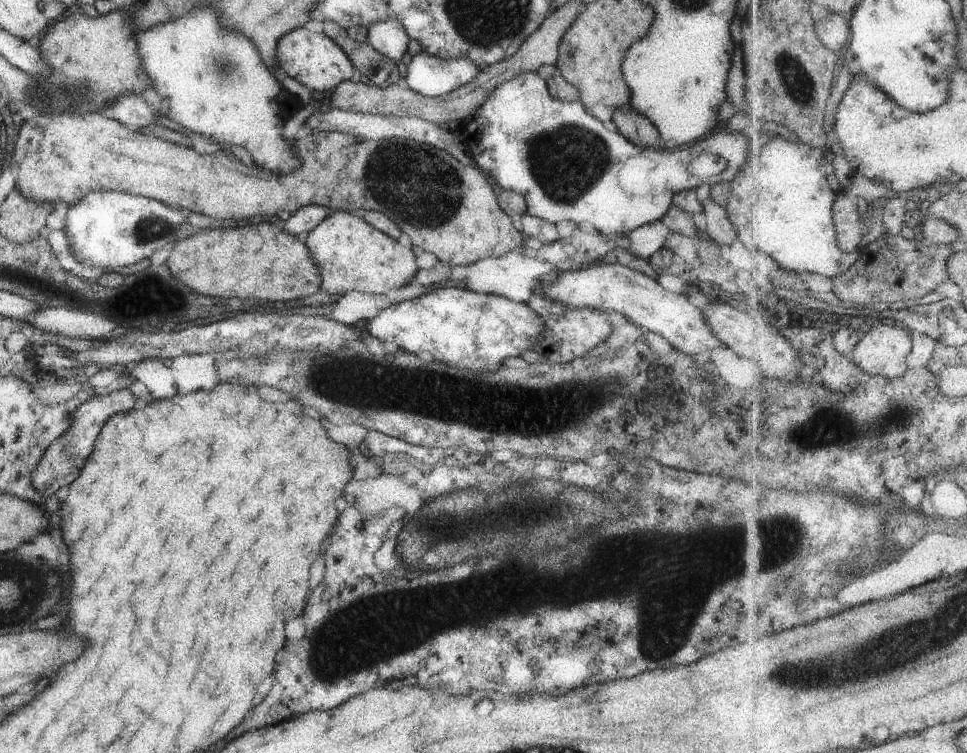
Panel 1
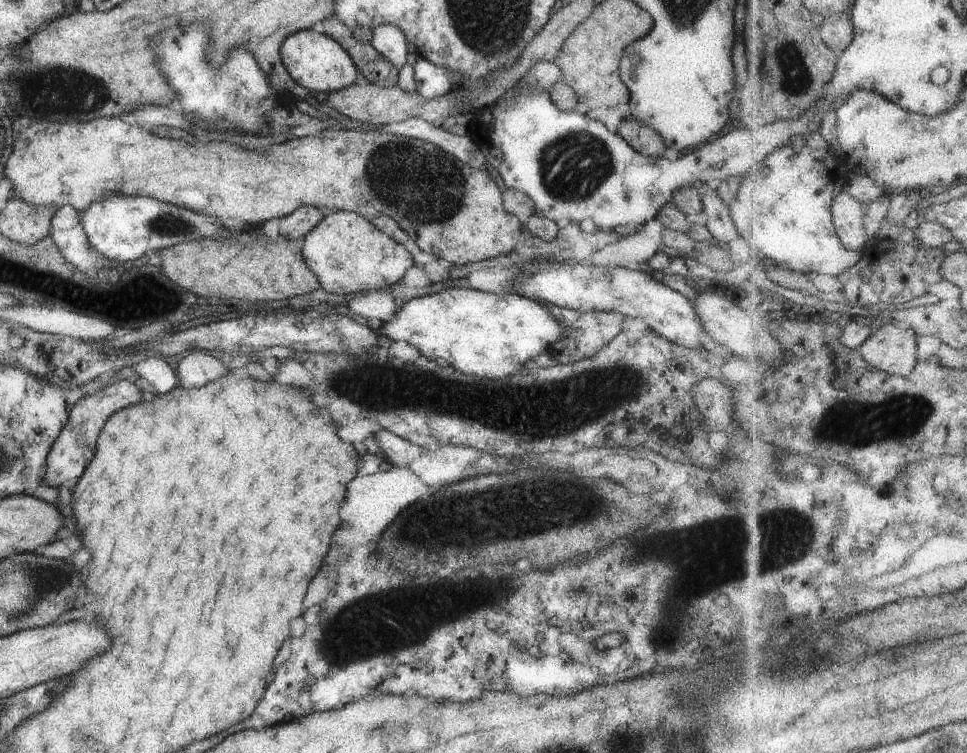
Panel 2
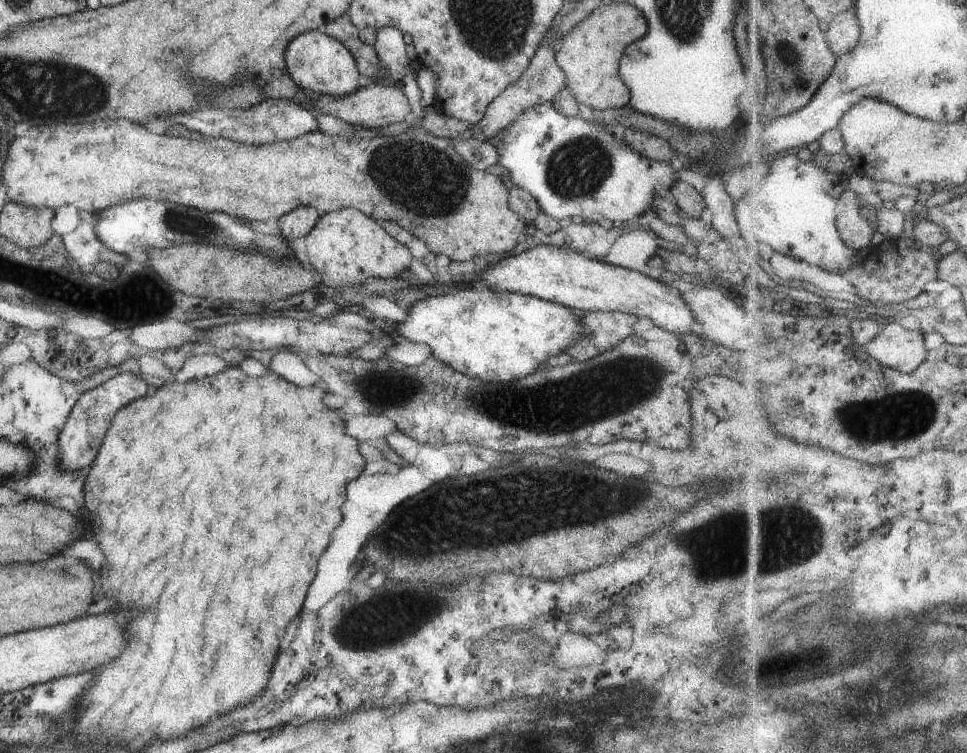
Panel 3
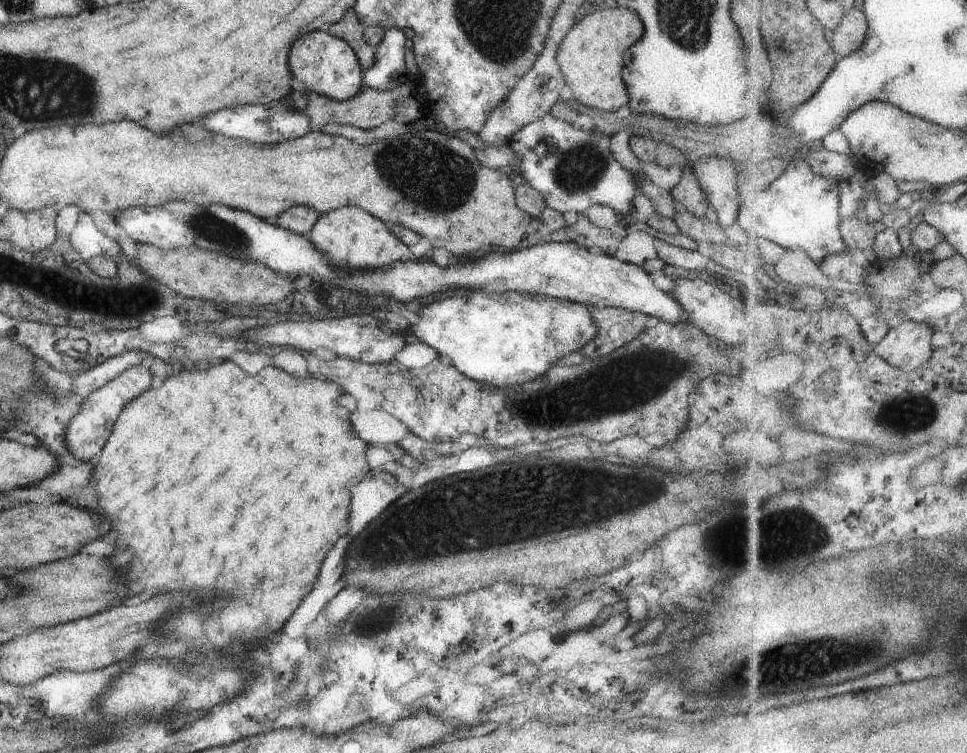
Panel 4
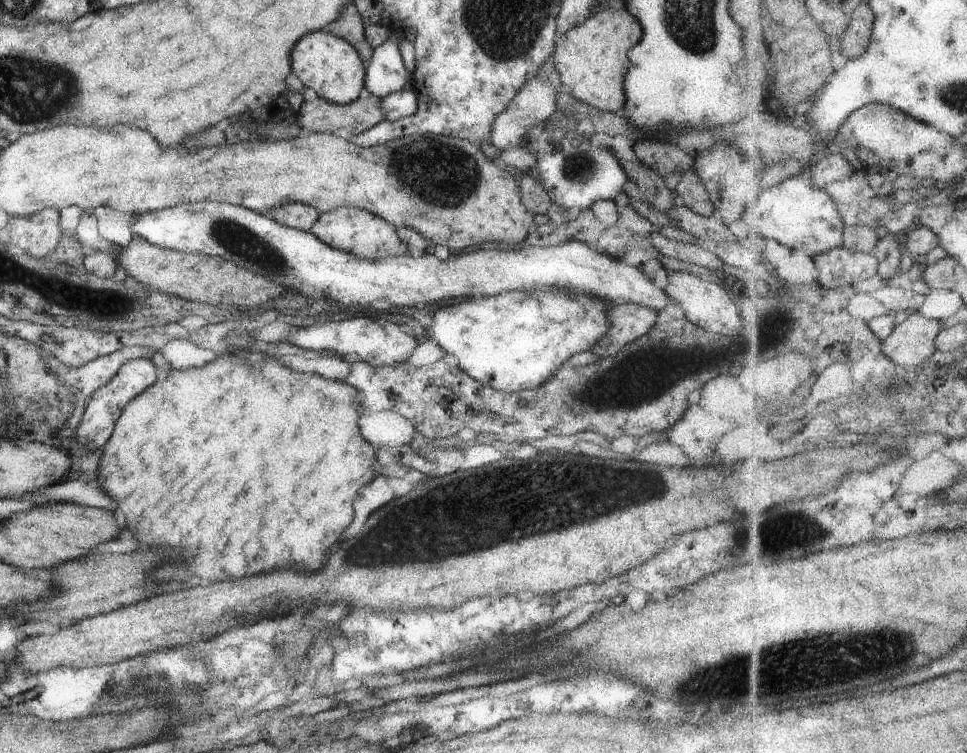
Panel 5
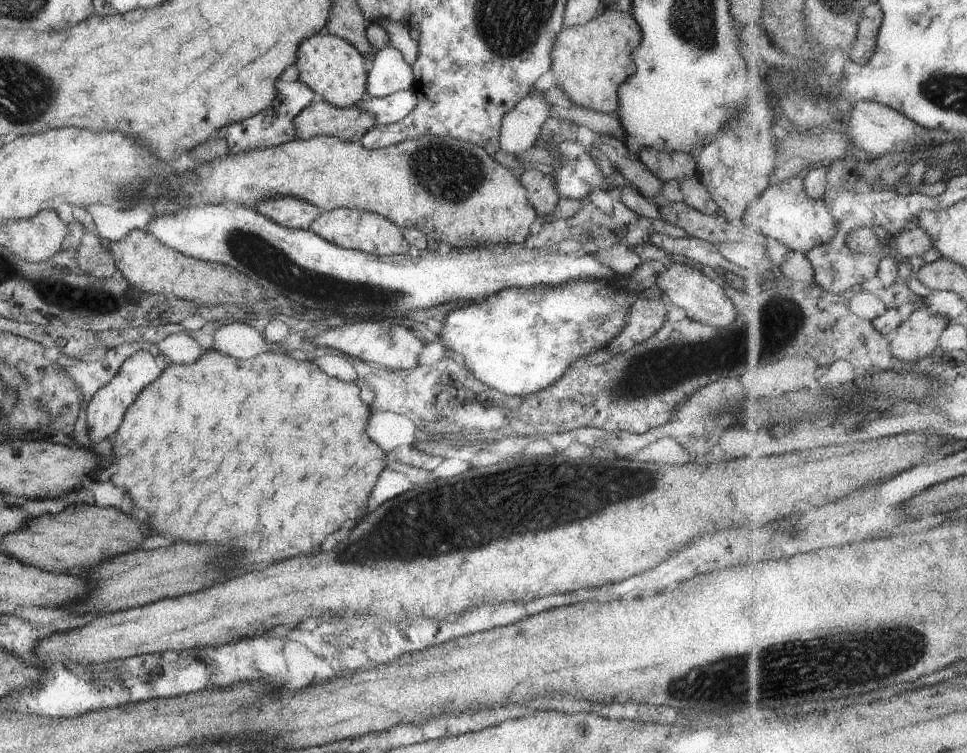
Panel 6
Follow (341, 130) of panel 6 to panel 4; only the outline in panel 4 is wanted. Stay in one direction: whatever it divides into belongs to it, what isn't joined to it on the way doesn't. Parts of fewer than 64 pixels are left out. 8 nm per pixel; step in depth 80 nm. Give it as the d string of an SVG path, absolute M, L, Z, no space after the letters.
M411 80L393 87L390 91L378 91L362 86L357 94L346 101L336 101L323 95L316 95L307 100L301 112L308 118L309 131L321 131L327 123L349 125L358 129L370 129L394 118L396 102L407 95L413 95L415 87L416 82Z

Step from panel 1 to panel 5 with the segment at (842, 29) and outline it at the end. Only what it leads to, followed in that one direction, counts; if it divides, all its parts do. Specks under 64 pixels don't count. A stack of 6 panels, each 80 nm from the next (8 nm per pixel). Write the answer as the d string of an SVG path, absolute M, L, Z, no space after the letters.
M869 2L860 4L852 15L853 20L849 32L839 39L841 54L847 56L849 60L860 59L866 55L872 41L876 21L875 13Z

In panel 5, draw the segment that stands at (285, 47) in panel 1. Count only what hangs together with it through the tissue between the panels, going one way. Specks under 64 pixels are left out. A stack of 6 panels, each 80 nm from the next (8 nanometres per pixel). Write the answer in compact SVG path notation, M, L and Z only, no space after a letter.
M322 31L303 35L292 48L290 70L310 92L311 96L324 98L336 105L355 100L364 87L364 71L357 51L346 41Z

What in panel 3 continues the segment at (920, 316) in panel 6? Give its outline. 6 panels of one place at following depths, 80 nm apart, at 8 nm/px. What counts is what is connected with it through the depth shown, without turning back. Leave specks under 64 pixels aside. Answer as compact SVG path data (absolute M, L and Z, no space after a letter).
M884 319L881 334L865 348L879 364L911 374L928 359L924 336L920 328Z

